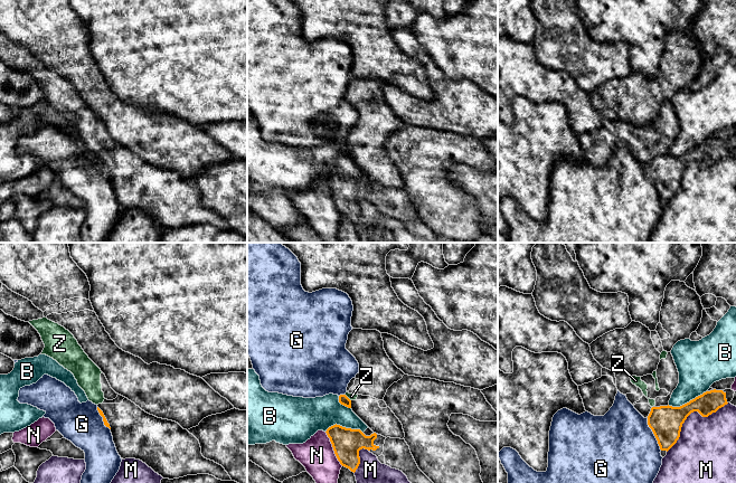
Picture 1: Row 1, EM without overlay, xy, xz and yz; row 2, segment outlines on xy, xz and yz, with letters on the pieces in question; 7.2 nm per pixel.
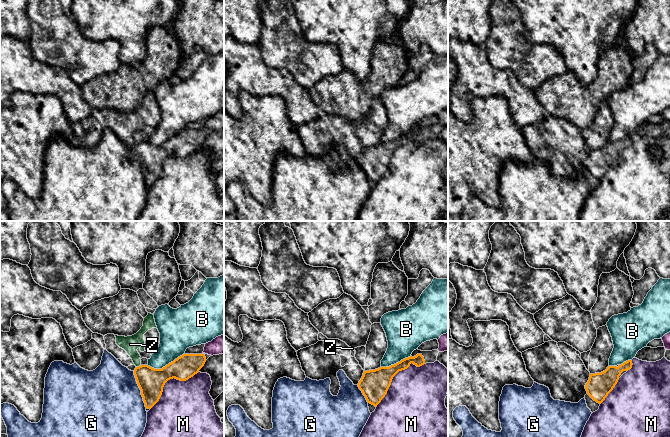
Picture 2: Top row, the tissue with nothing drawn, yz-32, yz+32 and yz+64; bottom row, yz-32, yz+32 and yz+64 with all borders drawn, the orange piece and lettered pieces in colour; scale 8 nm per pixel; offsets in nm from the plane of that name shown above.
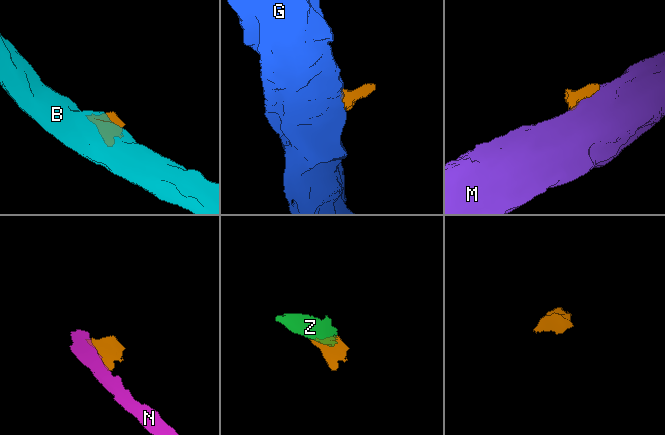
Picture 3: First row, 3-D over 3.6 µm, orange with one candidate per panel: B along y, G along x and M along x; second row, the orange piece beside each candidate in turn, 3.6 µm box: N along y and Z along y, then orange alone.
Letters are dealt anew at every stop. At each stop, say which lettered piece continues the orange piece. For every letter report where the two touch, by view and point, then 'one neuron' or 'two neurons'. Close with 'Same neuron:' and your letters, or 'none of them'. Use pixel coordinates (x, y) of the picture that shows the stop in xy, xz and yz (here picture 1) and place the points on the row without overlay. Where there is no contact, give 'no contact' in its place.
B: meets orange in xz at (345, 177); two neurons
G: meets orange in yz at (653, 182); two neurons
M: meets orange in yz at (690, 162); two neurons
N: meets orange in xz at (333, 198); two neurons
Z: meets orange in xz at (347, 147); two neurons
Same neuron: none of them

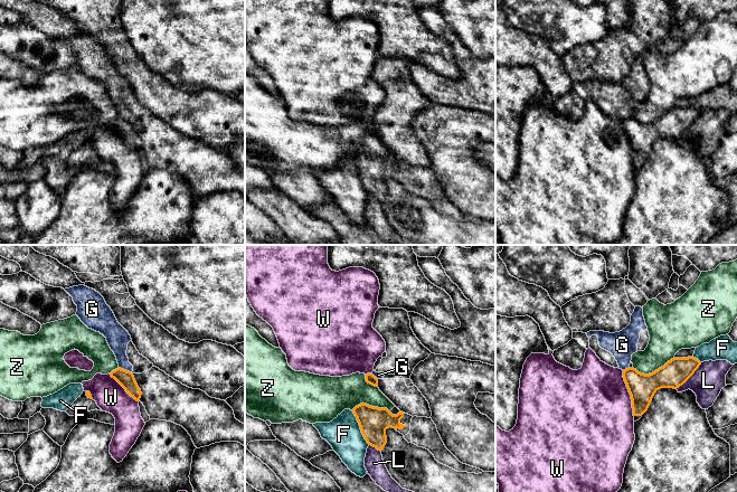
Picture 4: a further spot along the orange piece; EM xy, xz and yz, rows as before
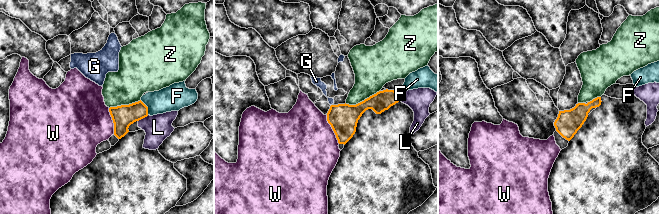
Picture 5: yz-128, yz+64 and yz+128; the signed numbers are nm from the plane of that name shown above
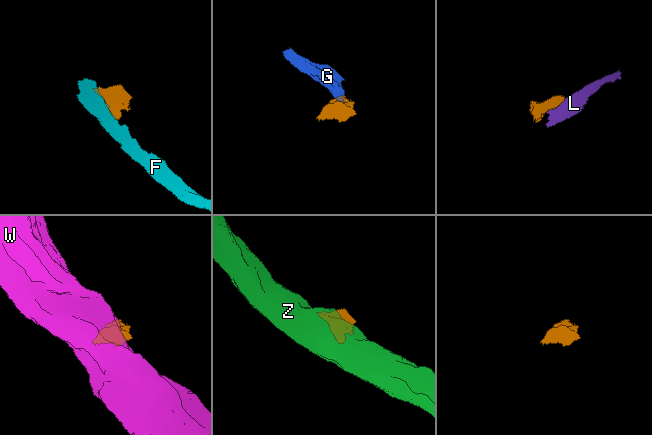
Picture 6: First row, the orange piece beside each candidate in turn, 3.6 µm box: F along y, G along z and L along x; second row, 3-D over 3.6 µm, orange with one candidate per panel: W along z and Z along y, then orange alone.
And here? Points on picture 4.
F: meets orange in xz at (360, 177); two neurons
G: meets orange in xy at (125, 120); two neurons
L: meets orange in yz at (689, 126); two neurons
W: meets orange in yz at (629, 141); two neurons
Z: meets orange in yz at (654, 121); two neurons
Same neuron: none of them

